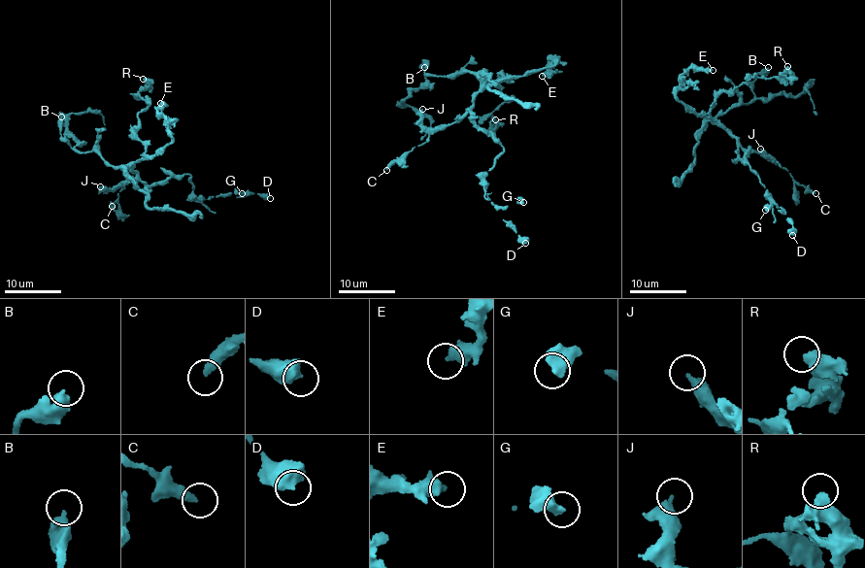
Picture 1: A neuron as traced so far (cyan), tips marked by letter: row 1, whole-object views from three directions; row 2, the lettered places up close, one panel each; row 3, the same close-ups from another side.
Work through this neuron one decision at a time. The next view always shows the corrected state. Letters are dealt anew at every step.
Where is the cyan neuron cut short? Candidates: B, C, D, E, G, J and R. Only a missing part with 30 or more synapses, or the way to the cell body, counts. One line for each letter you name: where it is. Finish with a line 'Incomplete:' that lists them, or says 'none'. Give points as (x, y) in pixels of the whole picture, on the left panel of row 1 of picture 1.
Incomplete: none

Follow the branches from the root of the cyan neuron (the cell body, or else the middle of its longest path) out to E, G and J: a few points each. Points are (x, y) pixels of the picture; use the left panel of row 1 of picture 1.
E: (131, 169), (140, 160), (152, 158), (172, 141), (168, 124), (158, 114), (157, 108), (164, 104), (160, 103)
G: (131, 169), (148, 184), (188, 174), (192, 194), (205, 199), (236, 189), (242, 193)
J: (131, 169), (137, 174), (136, 180), (122, 181), (112, 189), (106, 190), (100, 186)

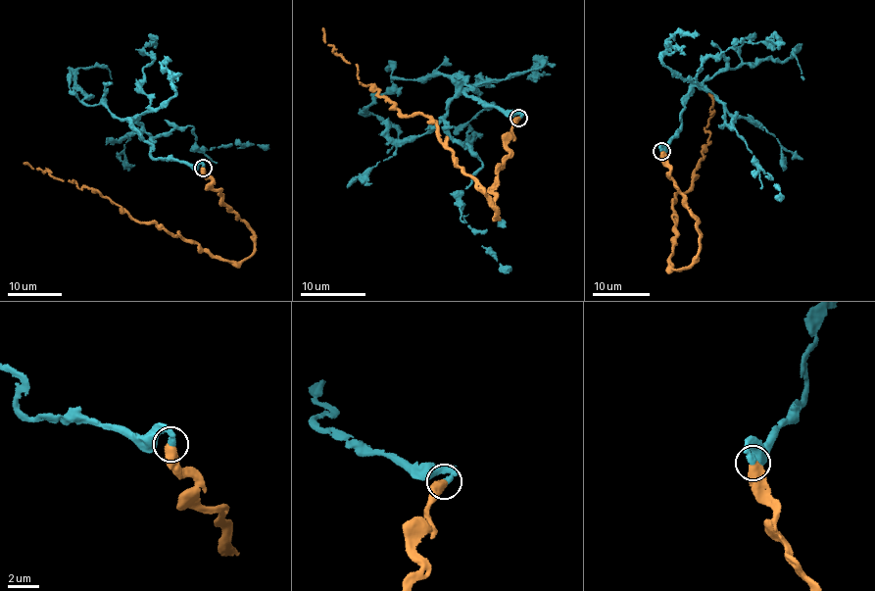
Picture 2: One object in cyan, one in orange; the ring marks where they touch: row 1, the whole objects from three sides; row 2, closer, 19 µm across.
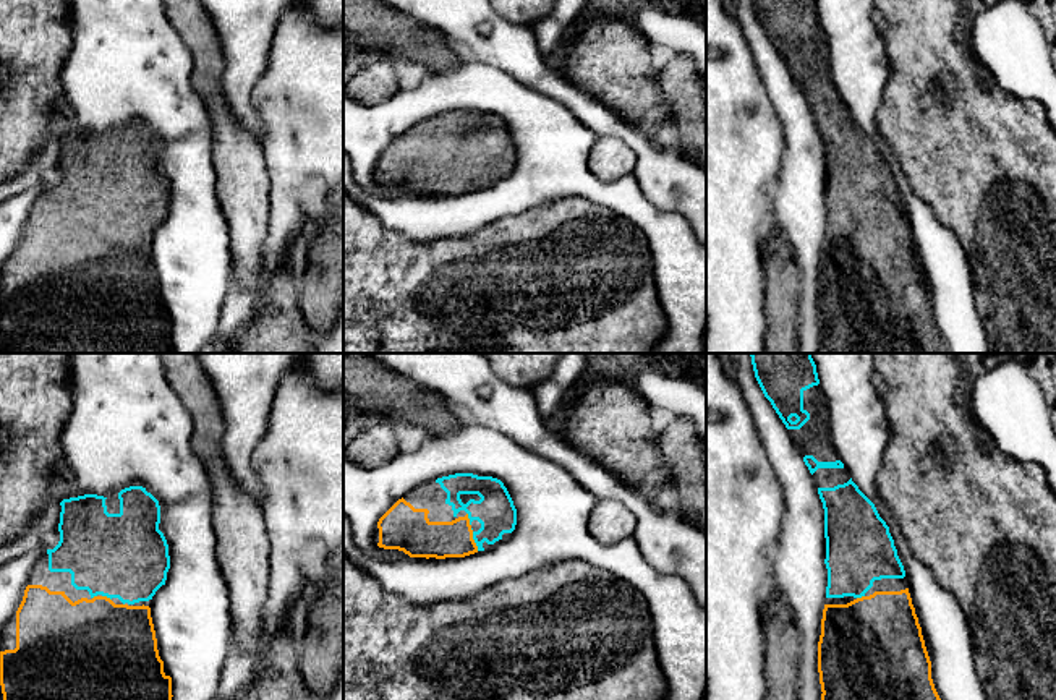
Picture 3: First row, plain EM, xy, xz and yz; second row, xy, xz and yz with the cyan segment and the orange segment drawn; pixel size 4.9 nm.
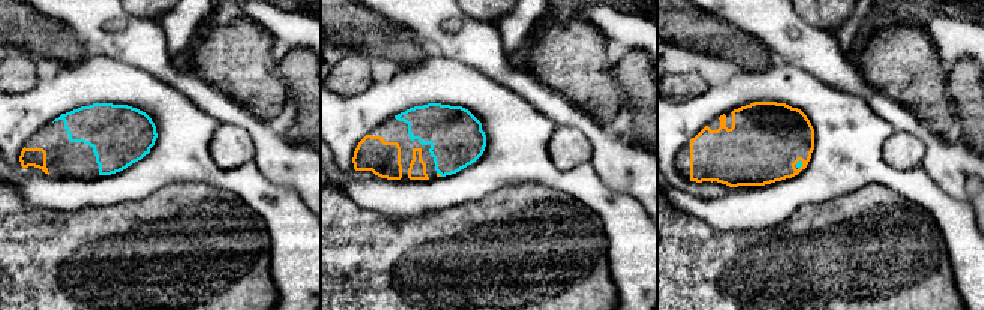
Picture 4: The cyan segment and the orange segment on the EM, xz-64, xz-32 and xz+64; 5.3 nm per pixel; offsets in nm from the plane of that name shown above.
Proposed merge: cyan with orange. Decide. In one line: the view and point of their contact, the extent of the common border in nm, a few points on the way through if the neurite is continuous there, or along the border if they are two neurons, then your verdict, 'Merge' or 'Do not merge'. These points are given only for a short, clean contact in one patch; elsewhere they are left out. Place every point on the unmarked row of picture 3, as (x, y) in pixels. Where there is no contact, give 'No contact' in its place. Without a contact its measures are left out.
Touches cyan at xz (473, 175). Shared border 120 nm. Path across: xz (496, 149), (496, 156), (473, 175), (423, 175). Merge

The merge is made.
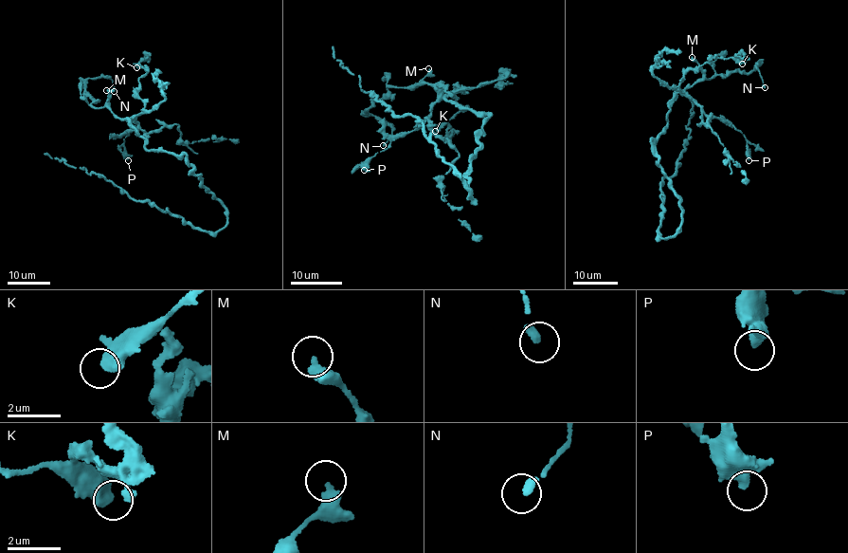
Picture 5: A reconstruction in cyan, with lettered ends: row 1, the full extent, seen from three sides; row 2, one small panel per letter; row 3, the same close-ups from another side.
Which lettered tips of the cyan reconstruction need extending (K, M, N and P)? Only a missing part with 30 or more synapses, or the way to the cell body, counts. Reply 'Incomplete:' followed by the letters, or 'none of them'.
Incomplete: N

